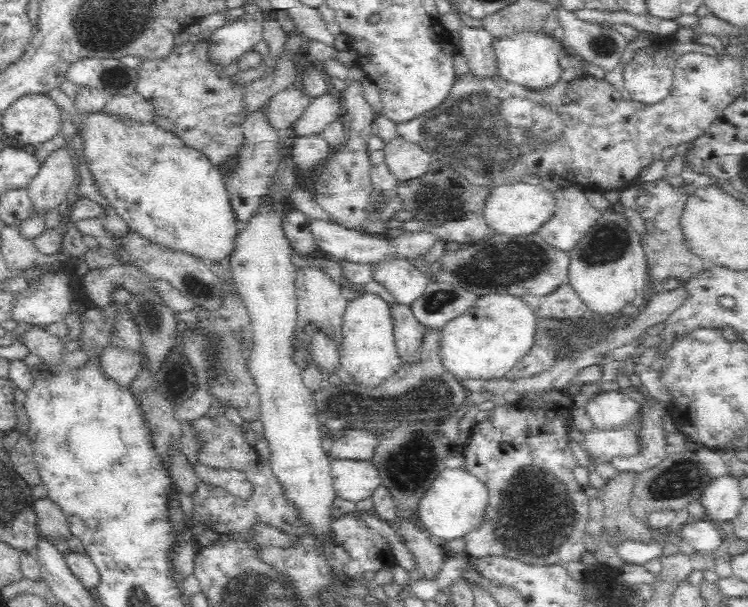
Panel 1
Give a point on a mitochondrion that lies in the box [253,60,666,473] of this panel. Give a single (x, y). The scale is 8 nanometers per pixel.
(478, 132)

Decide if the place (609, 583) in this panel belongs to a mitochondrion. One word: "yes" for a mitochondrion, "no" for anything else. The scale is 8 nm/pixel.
no

